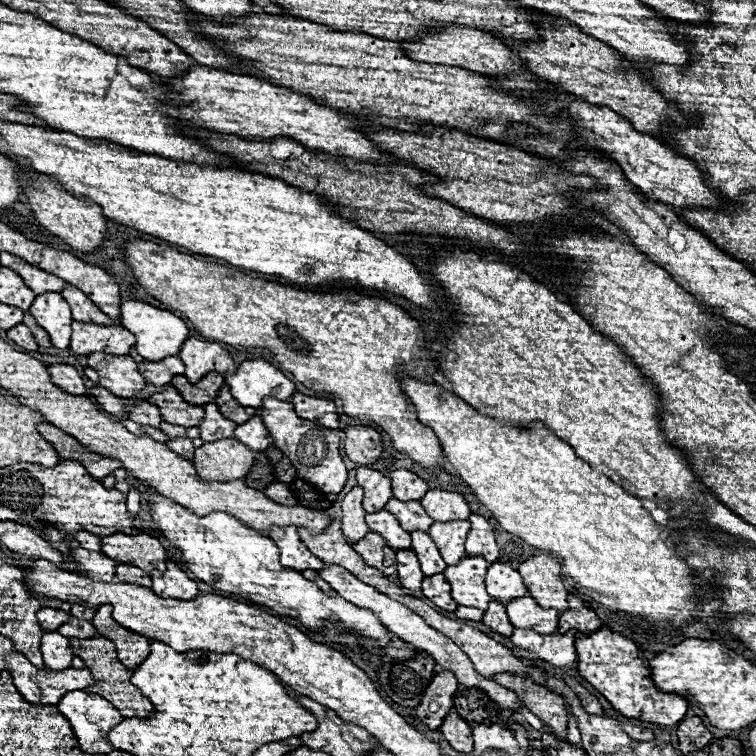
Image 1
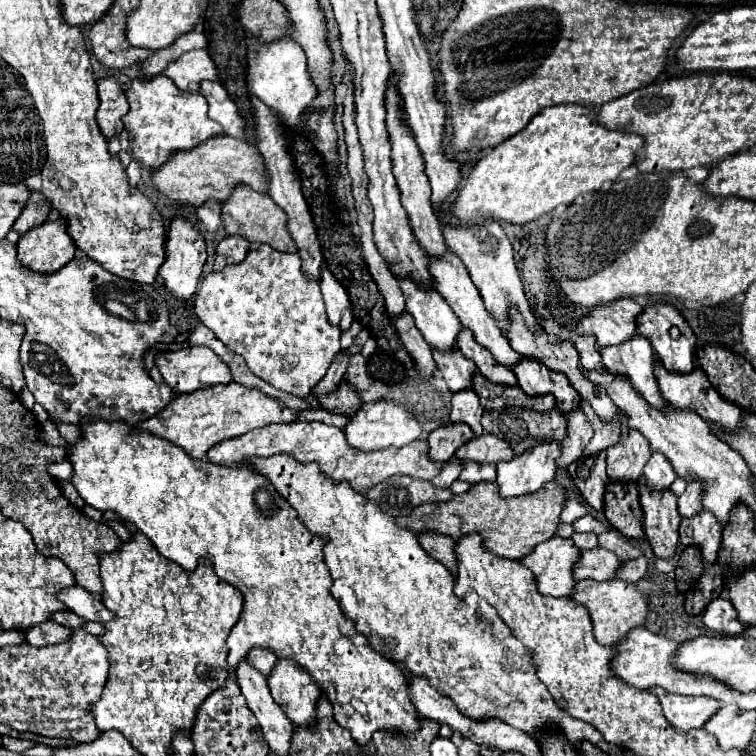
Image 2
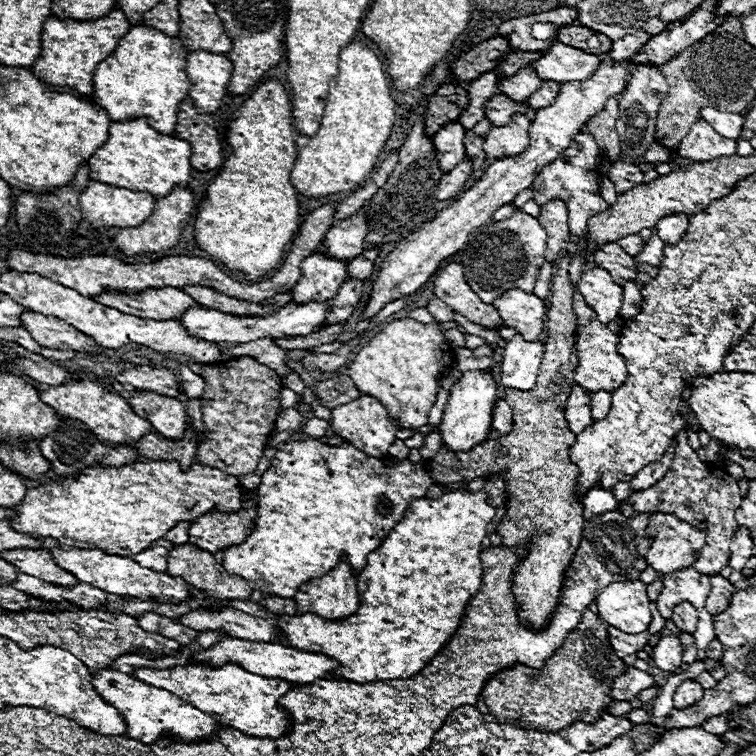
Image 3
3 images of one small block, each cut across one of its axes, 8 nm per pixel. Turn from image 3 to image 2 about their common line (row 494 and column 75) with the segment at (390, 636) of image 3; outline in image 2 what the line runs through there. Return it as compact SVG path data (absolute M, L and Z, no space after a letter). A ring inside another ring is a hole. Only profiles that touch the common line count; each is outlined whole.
M102 418L80 420L80 440L68 450L68 462L72 464L70 482L86 504L100 512L114 510L120 518L136 524L164 558L180 564L188 572L198 566L200 558L210 560L216 576L242 592L242 616L228 636L230 668L236 668L254 646L270 648L278 658L296 660L328 694L334 706L334 720L348 728L360 746L368 744L376 730L416 732L420 728L416 708L408 698L404 674L396 664L370 648L368 640L356 632L354 622L344 618L344 612L332 598L332 578L322 556L326 540L312 534L300 522L296 510L288 506L266 476L246 466L220 466L208 462L208 458L194 460L182 448L160 436L152 436L120 420L106 422Z

